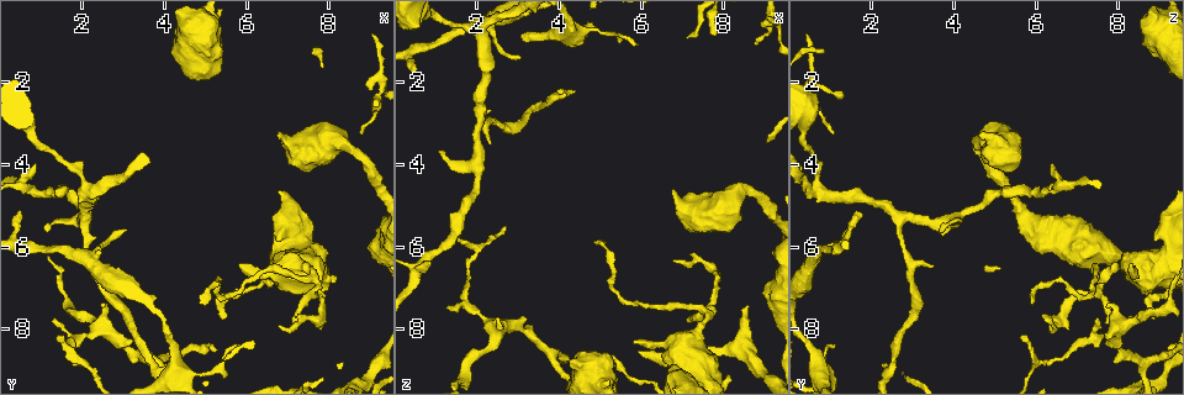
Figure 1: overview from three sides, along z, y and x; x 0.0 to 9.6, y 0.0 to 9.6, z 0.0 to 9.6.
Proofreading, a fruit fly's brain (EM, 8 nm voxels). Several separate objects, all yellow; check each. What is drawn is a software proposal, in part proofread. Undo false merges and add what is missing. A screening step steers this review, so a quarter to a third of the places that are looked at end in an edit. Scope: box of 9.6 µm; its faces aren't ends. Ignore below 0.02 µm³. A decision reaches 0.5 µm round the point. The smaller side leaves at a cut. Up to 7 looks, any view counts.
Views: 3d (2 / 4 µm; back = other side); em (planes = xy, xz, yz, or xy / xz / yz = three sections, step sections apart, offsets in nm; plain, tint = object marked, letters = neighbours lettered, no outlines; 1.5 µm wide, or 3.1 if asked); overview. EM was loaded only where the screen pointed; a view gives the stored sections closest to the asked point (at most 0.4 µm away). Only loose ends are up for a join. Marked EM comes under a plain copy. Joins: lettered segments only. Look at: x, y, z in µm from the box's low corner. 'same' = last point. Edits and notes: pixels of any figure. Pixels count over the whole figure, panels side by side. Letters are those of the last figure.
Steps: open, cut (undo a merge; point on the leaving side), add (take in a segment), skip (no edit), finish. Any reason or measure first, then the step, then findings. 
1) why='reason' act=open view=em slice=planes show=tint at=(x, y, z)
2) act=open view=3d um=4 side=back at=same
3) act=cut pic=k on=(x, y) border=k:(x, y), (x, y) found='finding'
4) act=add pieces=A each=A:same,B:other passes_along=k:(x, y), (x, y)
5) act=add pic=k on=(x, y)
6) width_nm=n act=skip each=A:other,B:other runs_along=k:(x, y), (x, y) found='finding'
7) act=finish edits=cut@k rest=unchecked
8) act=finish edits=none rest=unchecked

why='abrupt turn' act=open view=em slice=planes show=letters at=(2.10, 4.65, 0.65)

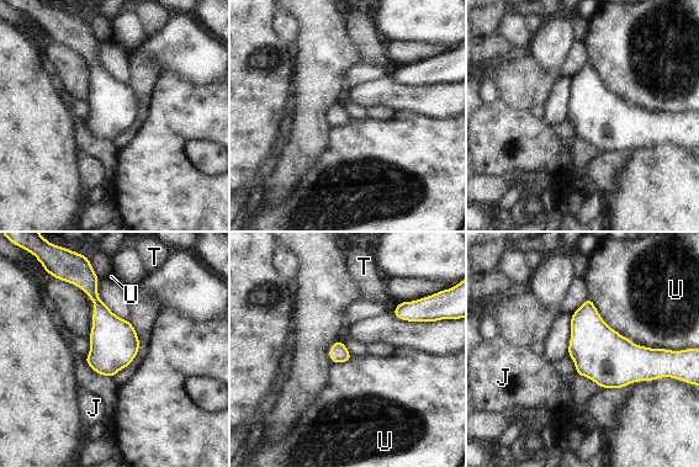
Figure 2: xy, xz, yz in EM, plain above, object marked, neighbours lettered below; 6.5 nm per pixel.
act=skip each=J:other,T:other,U:other border=2:(588, 296), (599, 316), (618, 333) found='all the same neuron'

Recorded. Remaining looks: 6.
why='branch stops here' act=open view=em slice=yz step=4 show=letters at=(6.85, 7.85, 6.25)

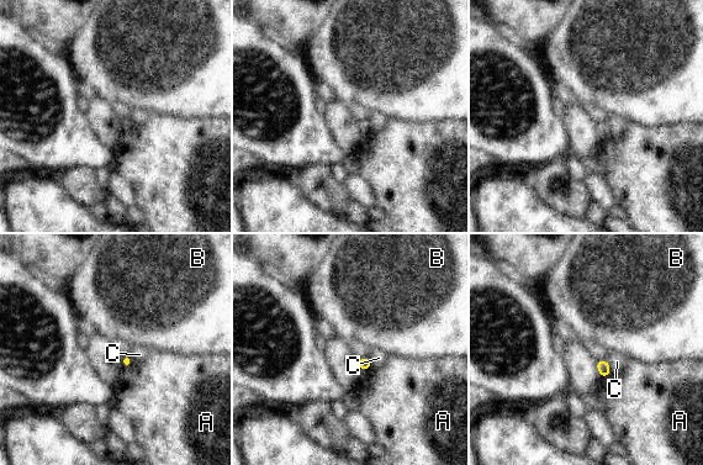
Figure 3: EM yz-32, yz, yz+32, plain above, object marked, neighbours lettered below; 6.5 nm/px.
why='cut it another way' act=open view=em slice=planes show=letters at=same

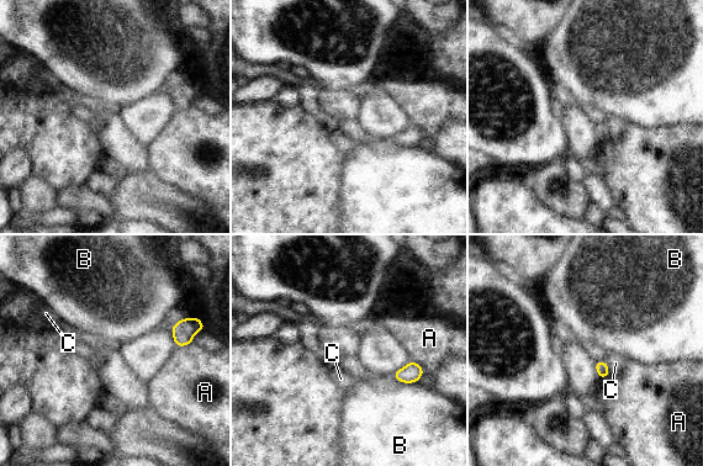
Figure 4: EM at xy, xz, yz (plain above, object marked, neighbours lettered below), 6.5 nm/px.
act=skip each=A:other,B:other,C:other border=4:(606, 361), (609, 374) found='no lettered segment goes on from it'

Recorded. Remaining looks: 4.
why='side arm on a straight run' act=open view=em slice=planes show=letters at=(7.75, 6.95, 7.55)

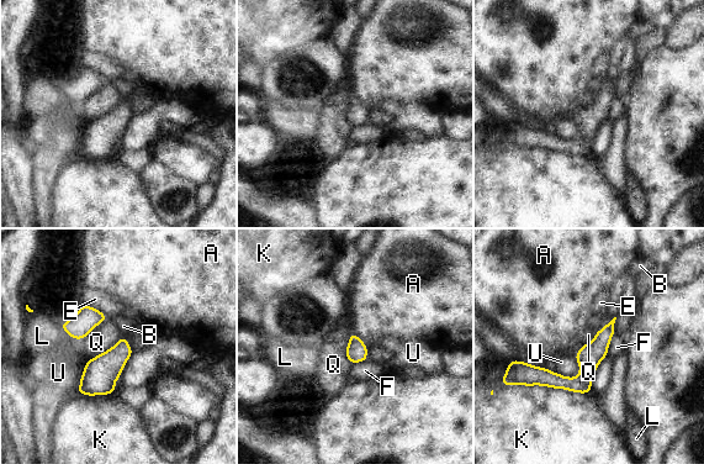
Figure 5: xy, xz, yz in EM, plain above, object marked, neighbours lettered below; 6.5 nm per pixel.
act=skip each=A:other,B:other,E:other,F:other,K:other,L:other,Q:other,U:other border=5:(122, 335), (111, 347), (88, 359) found='one neuron here'

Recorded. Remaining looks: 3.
act=finish edits=none rest=unchecked

